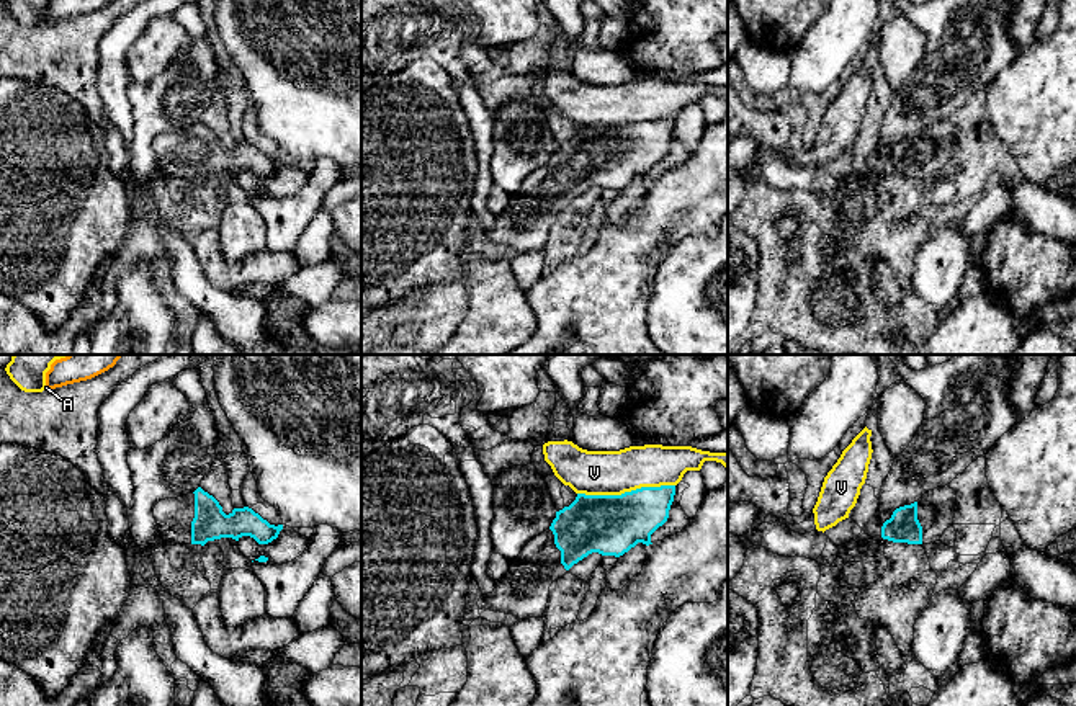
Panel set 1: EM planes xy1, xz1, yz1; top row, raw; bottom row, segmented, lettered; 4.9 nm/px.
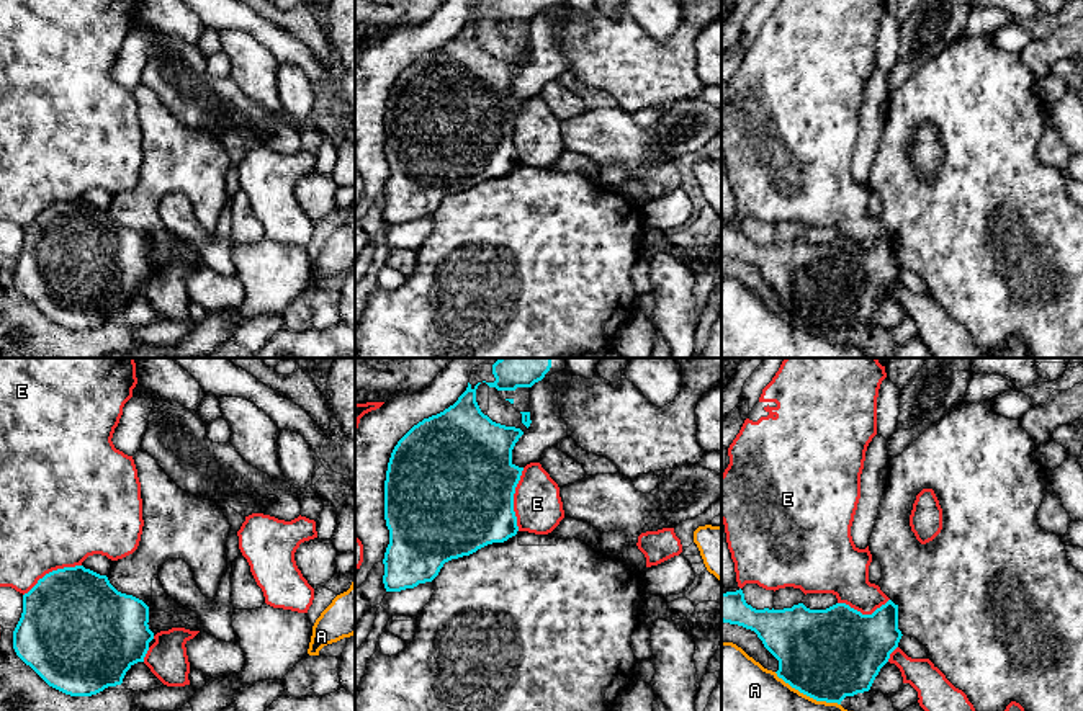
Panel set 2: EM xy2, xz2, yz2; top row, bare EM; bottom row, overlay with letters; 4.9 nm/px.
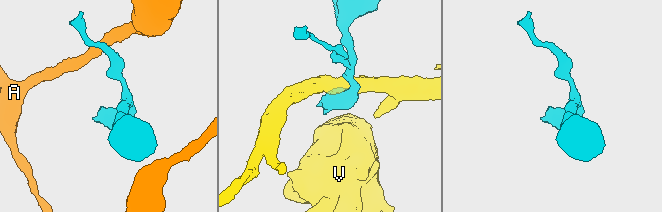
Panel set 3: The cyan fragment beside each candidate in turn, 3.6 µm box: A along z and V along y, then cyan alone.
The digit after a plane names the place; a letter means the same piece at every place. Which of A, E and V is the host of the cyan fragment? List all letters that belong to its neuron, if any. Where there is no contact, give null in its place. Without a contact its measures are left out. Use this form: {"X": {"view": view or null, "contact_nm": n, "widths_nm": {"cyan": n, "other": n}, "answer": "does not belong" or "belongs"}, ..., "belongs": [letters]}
{"A": {"view": "yz2", "contact_nm": 360, "widths_nm": {"cyan": 440, "other": 440}, "answer": "does not belong"}, "E": {"view": "xz2", "contact_nm": 320, "widths_nm": {"cyan": 500, "other": 240}, "answer": "does not belong"}, "V": {"view": "xz1", "contact_nm": 480, "widths_nm": {"cyan": 300, "other": 220}, "answer": "does not belong"}, "belongs": []}

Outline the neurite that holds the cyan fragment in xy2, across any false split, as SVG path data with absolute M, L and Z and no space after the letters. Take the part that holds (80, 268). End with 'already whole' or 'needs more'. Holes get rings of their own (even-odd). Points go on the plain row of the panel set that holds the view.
M83 199L64 201L46 208L23 229L23 247L13 265L13 283L49 320L70 330L92 330L123 317L126 306L144 296L154 266L149 263L149 240L118 226L106 209Z; already whole

